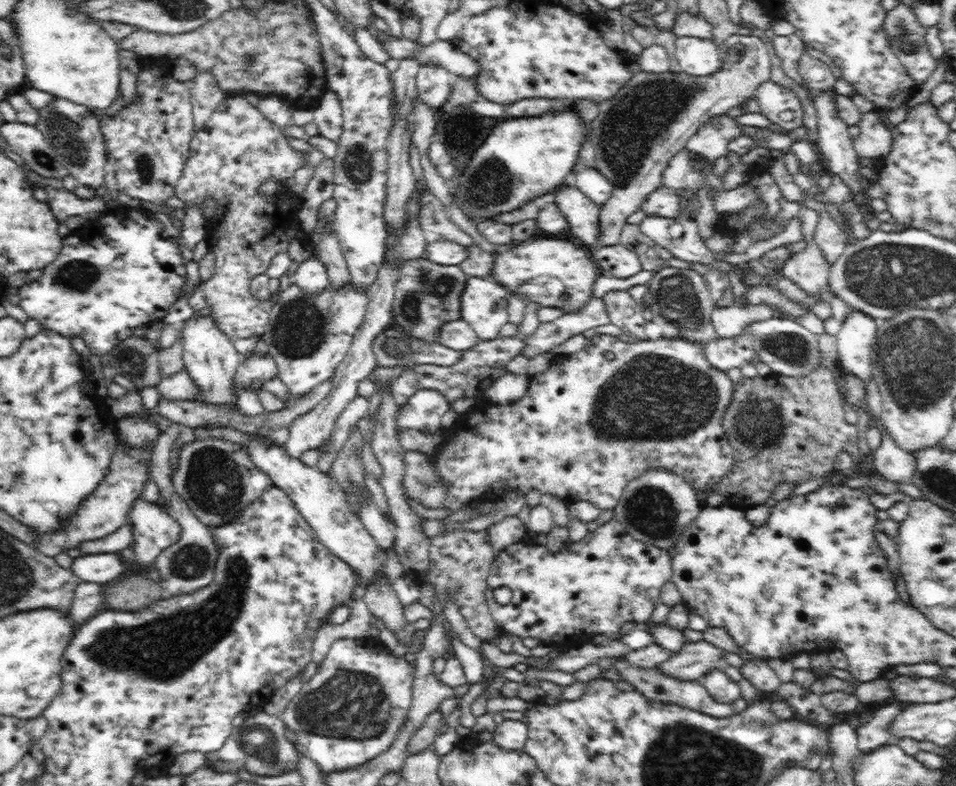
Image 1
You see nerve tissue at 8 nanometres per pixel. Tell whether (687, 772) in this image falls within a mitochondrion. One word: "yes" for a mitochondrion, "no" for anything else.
yes

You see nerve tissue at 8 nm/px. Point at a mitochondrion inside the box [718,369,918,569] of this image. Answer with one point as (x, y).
(760, 424)

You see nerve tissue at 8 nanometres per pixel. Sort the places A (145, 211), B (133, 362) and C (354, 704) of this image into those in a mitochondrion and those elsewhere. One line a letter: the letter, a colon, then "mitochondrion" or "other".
A: other
B: mitochondrion
C: mitochondrion

